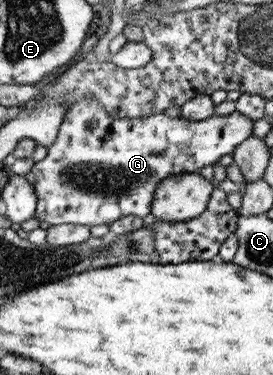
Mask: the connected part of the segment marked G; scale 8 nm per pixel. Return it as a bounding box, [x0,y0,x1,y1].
[24,93,253,226]

